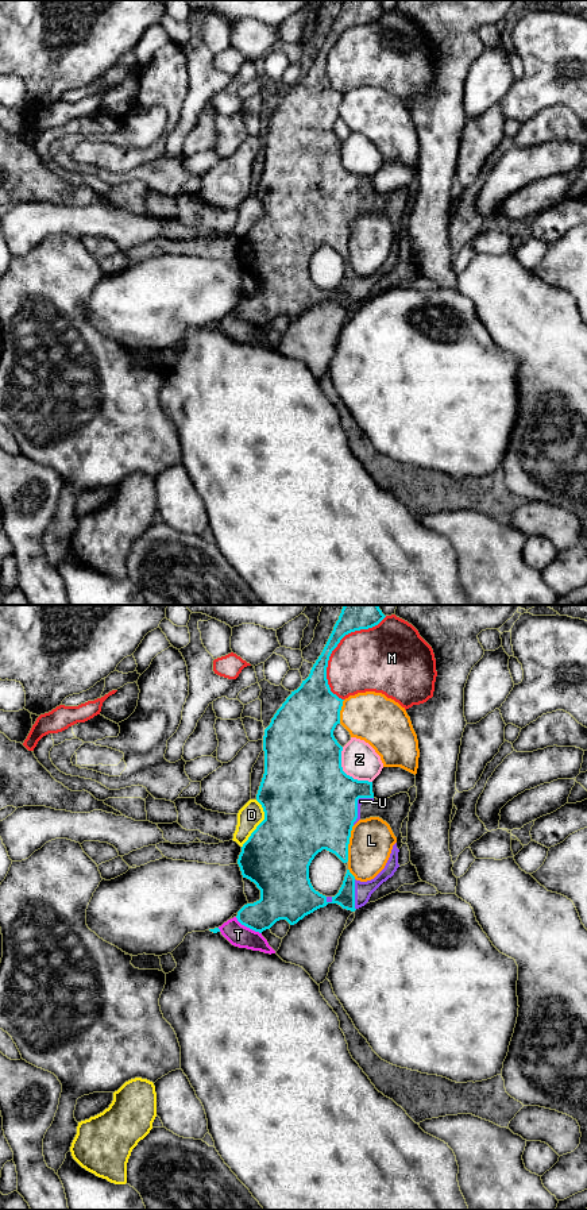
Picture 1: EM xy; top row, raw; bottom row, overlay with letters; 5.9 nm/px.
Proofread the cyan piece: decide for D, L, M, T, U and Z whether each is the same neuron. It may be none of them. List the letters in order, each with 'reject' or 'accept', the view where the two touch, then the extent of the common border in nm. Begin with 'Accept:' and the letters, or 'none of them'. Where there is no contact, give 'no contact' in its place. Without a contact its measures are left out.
Accept: U
D: reject; contact in xy; length 300 nm
L: reject; contact in xy; length 220 nm
M: reject; contact in xy; length 550 nm
T: reject; contact in xy; length 190 nm
U: accept; contact in xy; length 200 nm
Z: reject; contact in xy; length 280 nm

